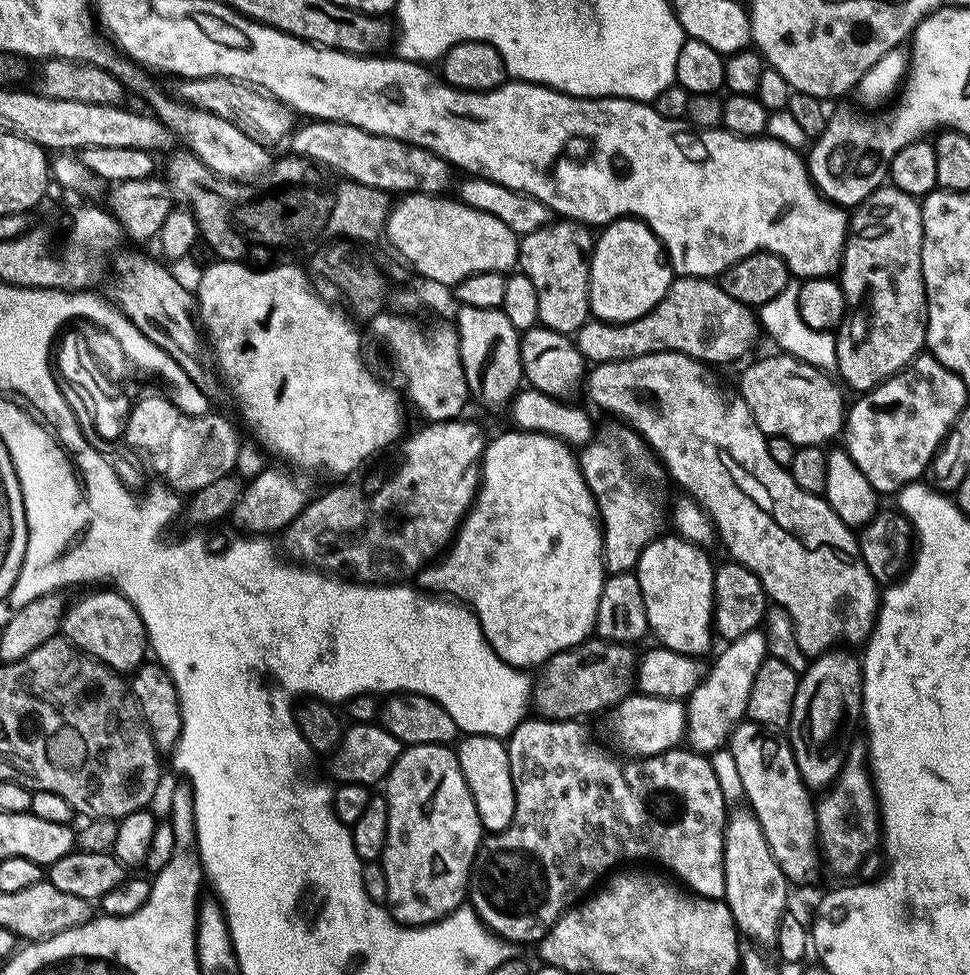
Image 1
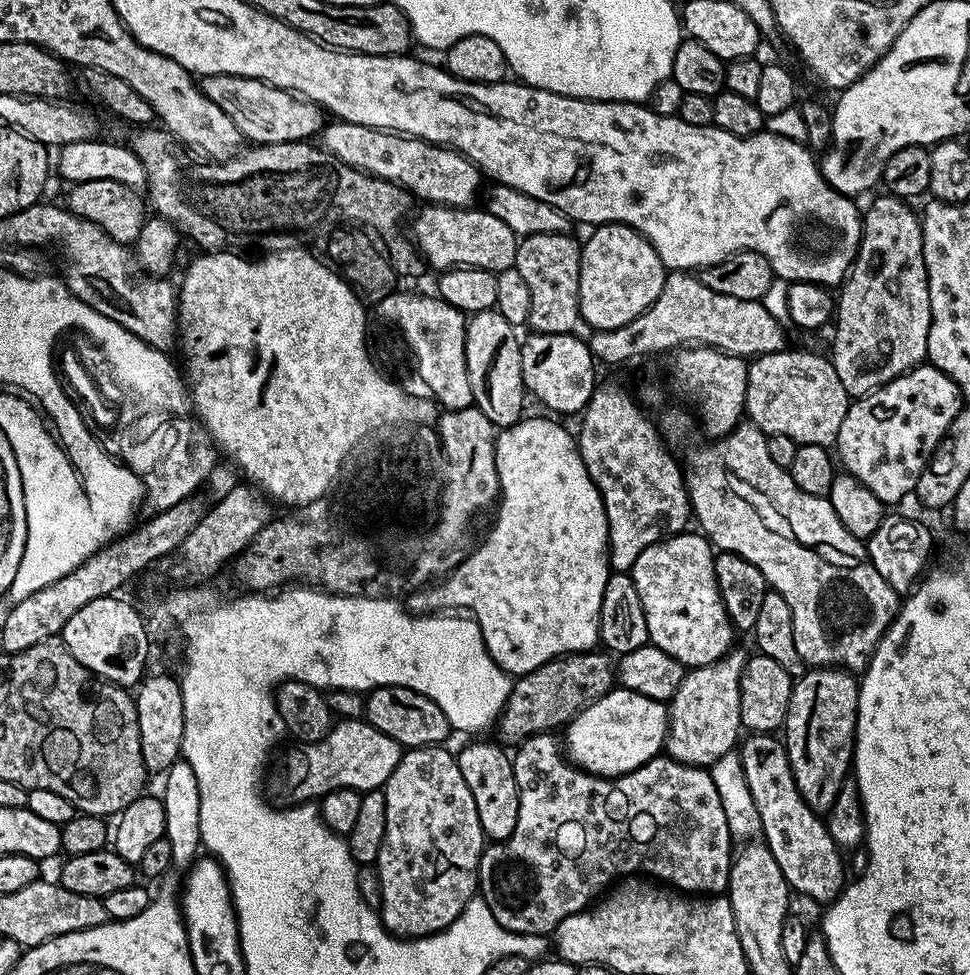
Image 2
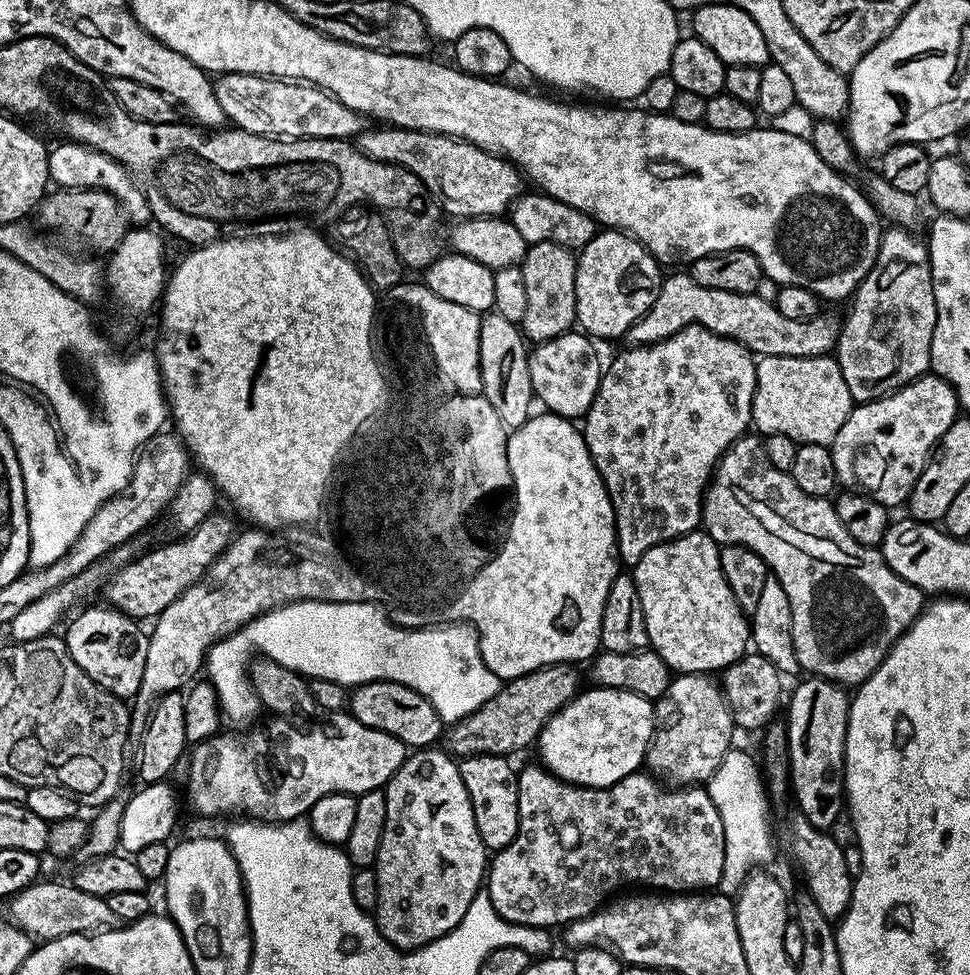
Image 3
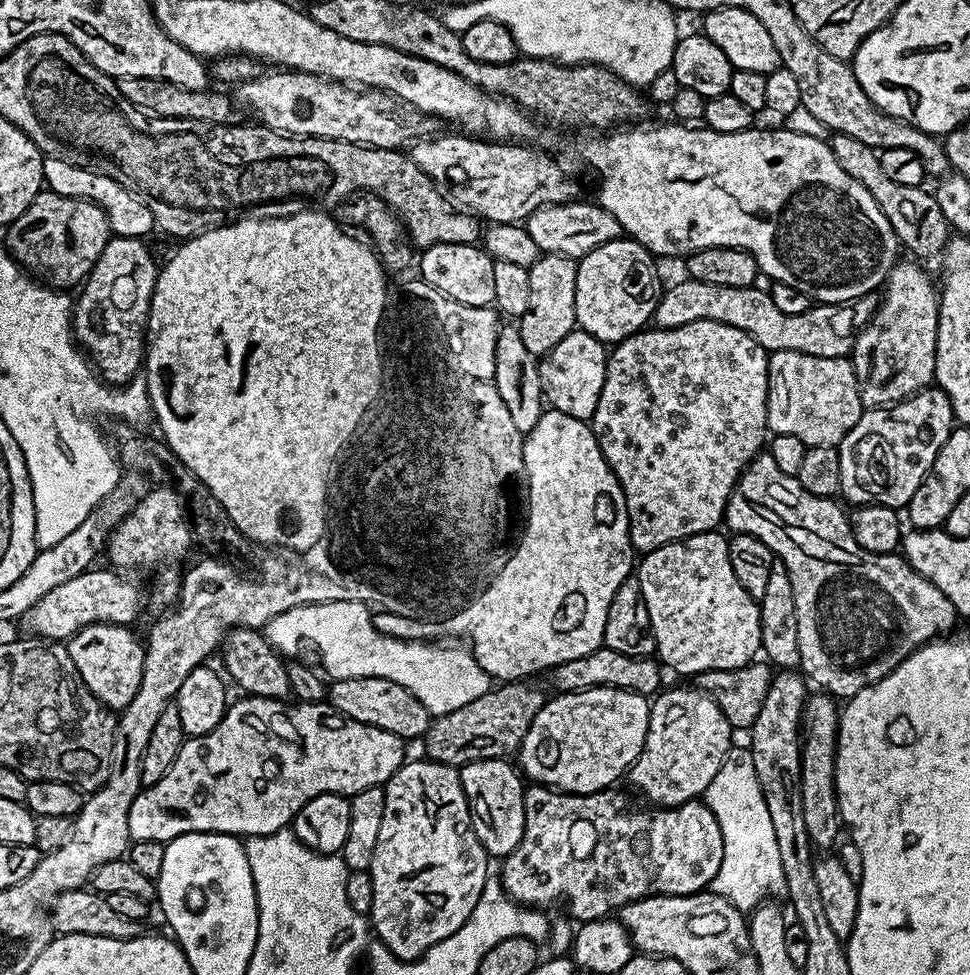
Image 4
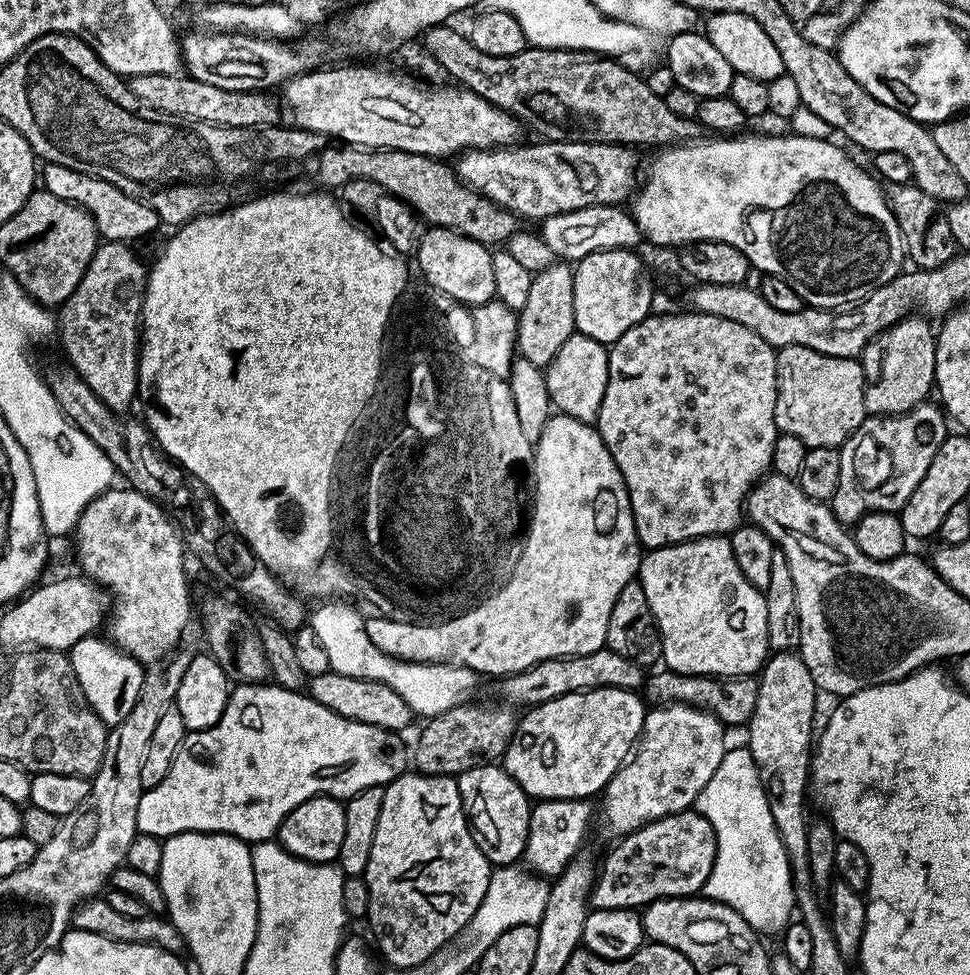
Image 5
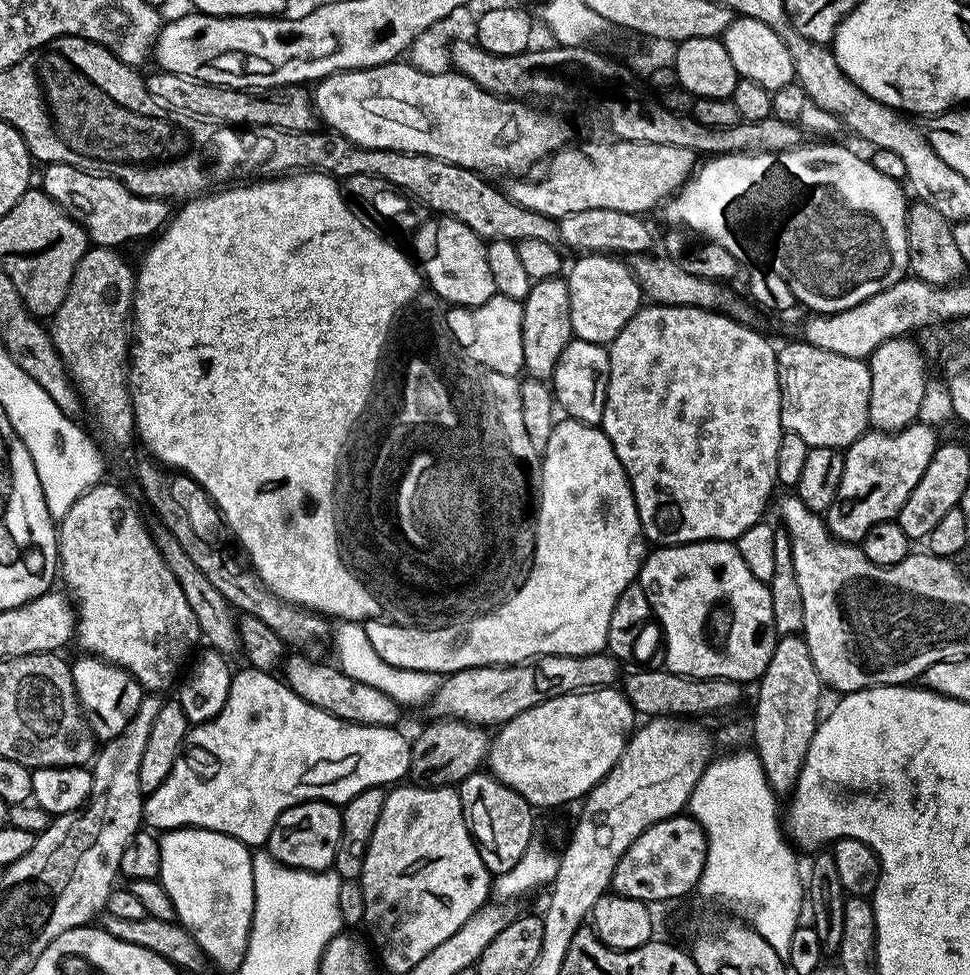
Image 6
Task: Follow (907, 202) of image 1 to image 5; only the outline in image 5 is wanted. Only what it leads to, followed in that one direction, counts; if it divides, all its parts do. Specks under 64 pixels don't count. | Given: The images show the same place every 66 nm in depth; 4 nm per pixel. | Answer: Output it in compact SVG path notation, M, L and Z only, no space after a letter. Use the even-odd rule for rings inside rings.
M913 314L906 320L899 320L893 328L879 332L864 347L864 410L868 416L900 416L929 399L928 391L933 391L936 382L936 336L927 319Z

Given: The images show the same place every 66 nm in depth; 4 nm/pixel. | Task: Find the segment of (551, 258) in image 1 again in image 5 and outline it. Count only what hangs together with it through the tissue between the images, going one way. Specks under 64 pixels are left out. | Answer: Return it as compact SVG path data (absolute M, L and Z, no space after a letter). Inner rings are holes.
M557 262L535 273L530 282L526 306L518 310L516 321L516 350L519 359L547 369L548 364L562 350L562 342L576 332L574 322L574 271L567 263Z

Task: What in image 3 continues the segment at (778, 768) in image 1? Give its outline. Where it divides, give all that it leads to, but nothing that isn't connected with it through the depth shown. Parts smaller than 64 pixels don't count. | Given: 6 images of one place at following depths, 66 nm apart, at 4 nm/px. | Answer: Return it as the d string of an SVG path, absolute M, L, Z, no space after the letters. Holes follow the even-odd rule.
M799 814L788 816L780 824L780 834L778 830L779 847L788 851L790 859L796 863L798 871L804 875L804 884L807 895L822 910L822 914L829 918L839 918L848 909L848 904L852 900L852 890L854 887L853 873L848 873L848 860L844 857L844 852L840 849L840 844L836 840L831 840L827 831L815 828L806 817Z

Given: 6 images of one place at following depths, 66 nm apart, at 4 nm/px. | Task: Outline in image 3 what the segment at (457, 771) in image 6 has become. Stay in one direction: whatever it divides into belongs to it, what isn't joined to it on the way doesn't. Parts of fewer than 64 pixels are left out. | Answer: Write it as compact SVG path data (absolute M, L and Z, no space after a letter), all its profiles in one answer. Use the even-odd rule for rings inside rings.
M572 666L540 668L537 672L507 681L500 693L483 704L473 716L459 720L447 729L447 747L460 758L486 755L507 757L508 752L515 750L519 736L522 743L528 744L531 740L533 743L547 720L577 695L581 684L574 669Z

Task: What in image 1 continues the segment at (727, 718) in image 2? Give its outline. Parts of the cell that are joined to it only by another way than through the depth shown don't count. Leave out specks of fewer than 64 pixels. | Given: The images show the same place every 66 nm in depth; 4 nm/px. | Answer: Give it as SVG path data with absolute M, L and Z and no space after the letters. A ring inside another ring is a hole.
M758 628L729 641L724 647L713 664L709 665L703 681L686 698L686 742L701 755L721 749L731 736L732 729L745 719L754 678L768 657L768 640Z

